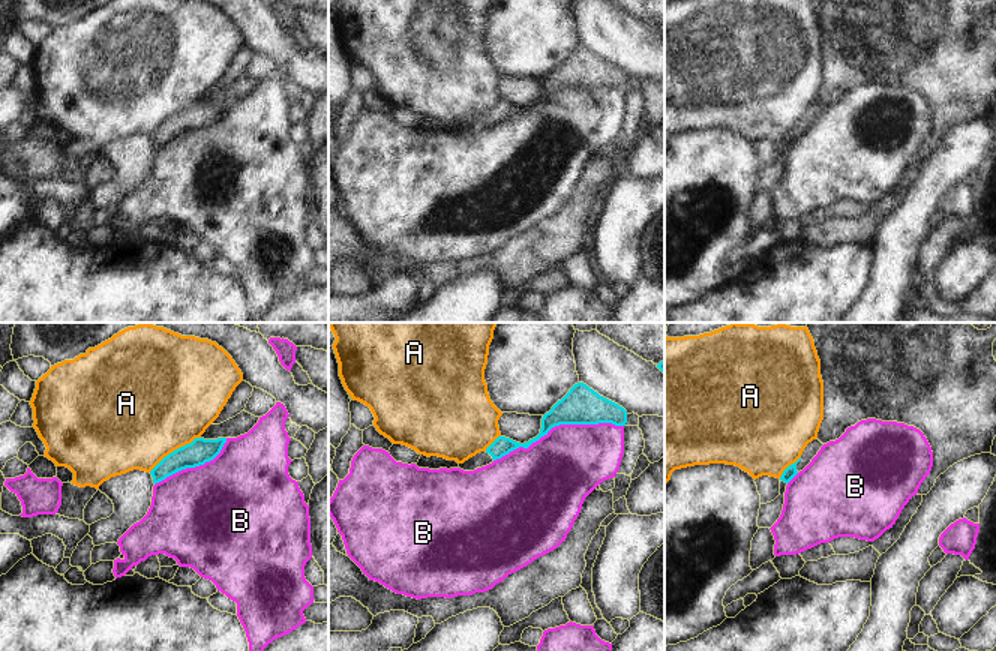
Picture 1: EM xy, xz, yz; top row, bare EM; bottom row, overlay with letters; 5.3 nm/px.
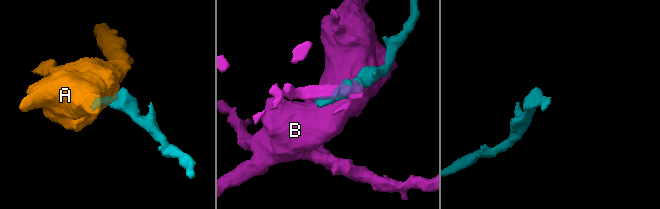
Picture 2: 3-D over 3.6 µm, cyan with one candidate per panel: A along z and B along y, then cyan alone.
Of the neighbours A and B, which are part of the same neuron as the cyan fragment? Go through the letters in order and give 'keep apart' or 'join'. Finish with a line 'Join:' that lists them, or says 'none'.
A: keep apart
B: keep apart
Join: none

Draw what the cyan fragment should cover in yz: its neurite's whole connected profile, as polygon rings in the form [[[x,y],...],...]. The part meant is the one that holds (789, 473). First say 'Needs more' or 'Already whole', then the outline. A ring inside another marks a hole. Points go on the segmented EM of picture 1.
Needs more. [[[818,438],[808,442],[801,458],[783,471],[780,480],[789,483],[800,471],[802,471],[812,462],[812,459],[818,454],[822,446],[824,444]]]

